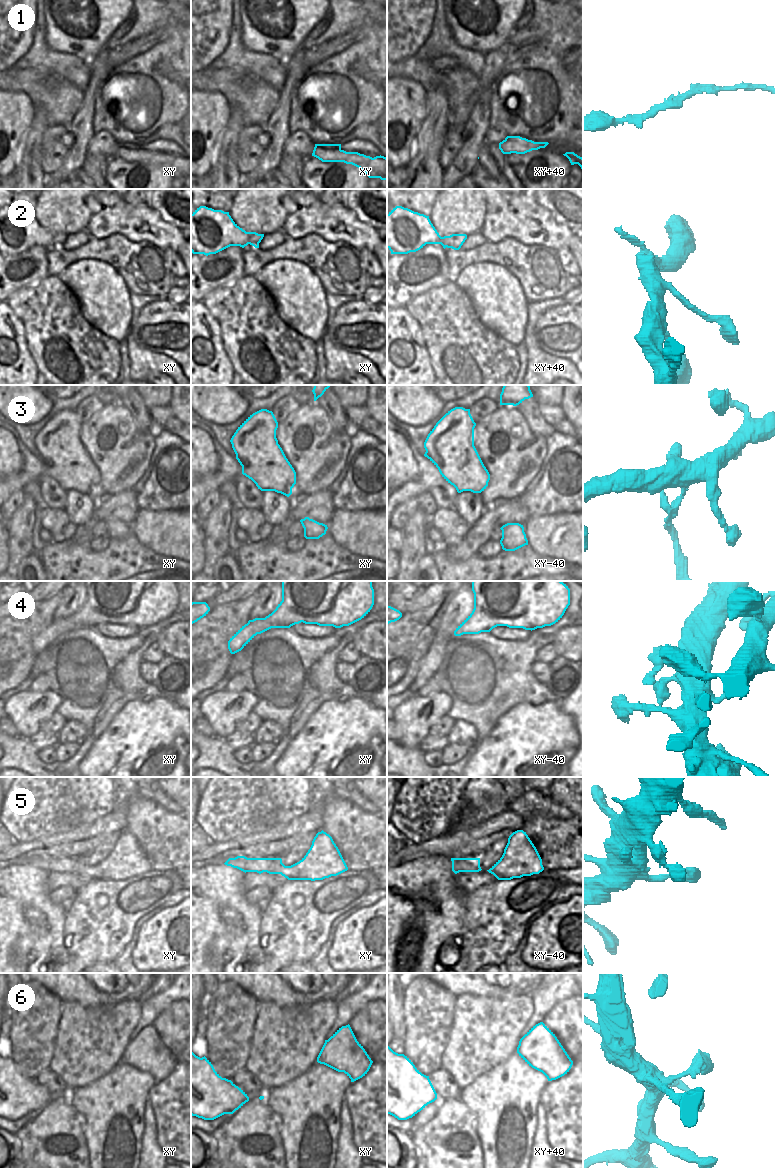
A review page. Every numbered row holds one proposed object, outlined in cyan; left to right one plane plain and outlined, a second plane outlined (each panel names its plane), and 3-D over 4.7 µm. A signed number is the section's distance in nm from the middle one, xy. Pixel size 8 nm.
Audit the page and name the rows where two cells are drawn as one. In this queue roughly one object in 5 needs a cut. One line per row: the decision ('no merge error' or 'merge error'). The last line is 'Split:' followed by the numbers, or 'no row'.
1: no merge error
2: no merge error
3: merge error
4: no merge error
5: no merge error
6: no merge error
Split: 3

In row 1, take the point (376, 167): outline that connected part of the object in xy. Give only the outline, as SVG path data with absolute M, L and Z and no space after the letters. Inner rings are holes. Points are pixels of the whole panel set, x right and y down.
M315 144L312 156L322 162L344 162L360 168L369 178L387 180L387 158L374 158L358 152L346 152L341 144Z

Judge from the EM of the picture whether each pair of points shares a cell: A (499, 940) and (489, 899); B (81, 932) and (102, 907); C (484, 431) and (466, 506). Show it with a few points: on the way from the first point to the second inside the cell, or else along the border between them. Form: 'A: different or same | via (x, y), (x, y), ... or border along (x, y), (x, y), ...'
A: same | via (494, 930), (494, 912), (491, 909)
B: same | via (87, 926), (100, 913)
C: different | border along (479, 493), (482, 502), (486, 506)

